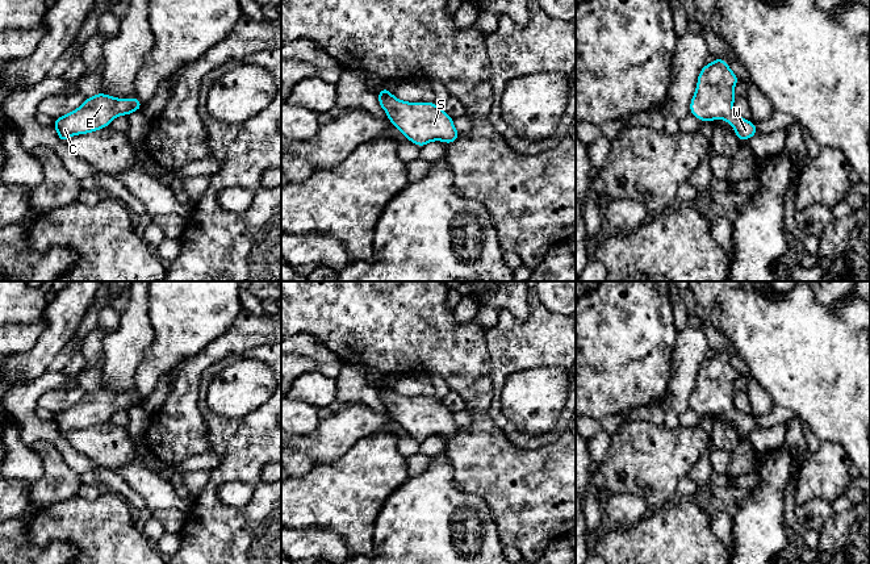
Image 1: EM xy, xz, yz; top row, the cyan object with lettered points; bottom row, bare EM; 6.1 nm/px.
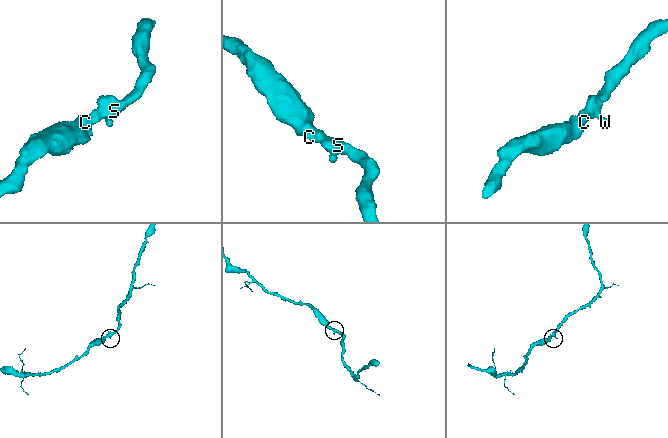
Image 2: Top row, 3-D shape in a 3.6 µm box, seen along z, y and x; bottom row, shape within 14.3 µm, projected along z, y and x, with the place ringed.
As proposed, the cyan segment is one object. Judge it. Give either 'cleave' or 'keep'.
keep

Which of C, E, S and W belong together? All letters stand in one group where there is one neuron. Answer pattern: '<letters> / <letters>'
C E S W

